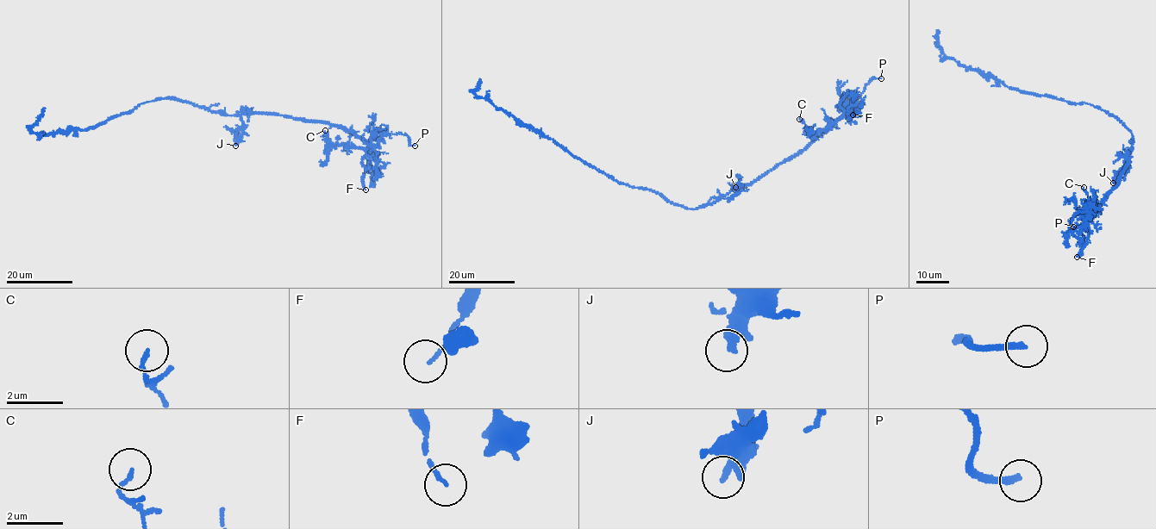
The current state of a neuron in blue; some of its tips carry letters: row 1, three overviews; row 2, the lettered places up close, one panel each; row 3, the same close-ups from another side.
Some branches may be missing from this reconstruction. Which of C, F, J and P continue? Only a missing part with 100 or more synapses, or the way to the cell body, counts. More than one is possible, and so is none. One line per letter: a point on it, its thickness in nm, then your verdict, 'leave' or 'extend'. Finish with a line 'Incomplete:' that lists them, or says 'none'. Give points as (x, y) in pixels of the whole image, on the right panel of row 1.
C: place (1084, 187); calibre 140 nm; leave
F: place (1077, 257); calibre 110 nm; leave
J: place (1113, 183); calibre 360 nm; leave
P: place (1073, 227); calibre 220 nm; extend
Incomplete: P

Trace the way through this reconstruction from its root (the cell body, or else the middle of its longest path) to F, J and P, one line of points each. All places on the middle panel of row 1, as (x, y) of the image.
F: (674, 203), (695, 209), (734, 188), (752, 184), (804, 150), (846, 115), (849, 107), (851, 119), (852, 115)
J: (674, 203), (695, 209), (740, 187), (735, 187)
P: (674, 203), (695, 209), (720, 200), (734, 188), (752, 184), (804, 150), (846, 113), (870, 80), (881, 78)

